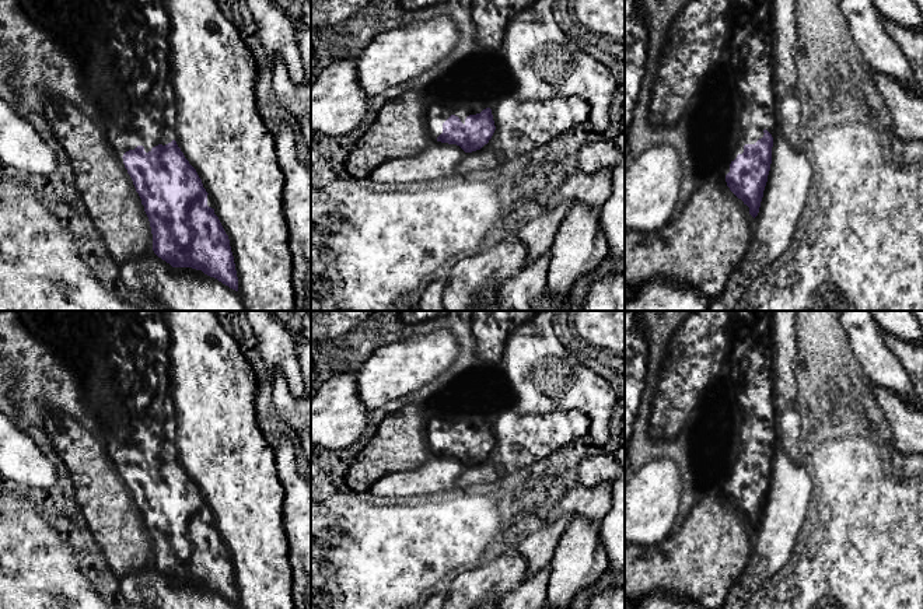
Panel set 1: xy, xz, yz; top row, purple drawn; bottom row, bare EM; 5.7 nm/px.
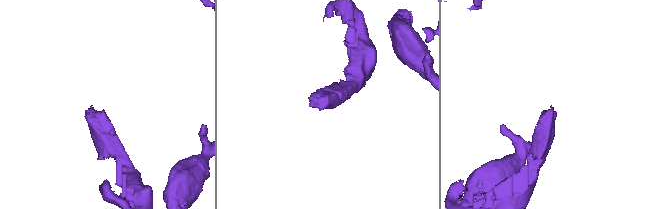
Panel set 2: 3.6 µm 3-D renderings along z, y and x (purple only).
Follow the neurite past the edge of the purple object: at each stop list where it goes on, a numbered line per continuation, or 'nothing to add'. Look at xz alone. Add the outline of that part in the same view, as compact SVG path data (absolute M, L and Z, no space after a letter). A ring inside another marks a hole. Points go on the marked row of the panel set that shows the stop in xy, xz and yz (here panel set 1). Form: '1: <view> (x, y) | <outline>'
1: xz (436, 115) | M429 106L427 109L427 129L433 139L437 141L437 137L443 133L443 123L451 116L455 115L465 125L465 119L469 115L480 113L482 111L475 111L471 108L458 108L458 109L447 109L443 106Z

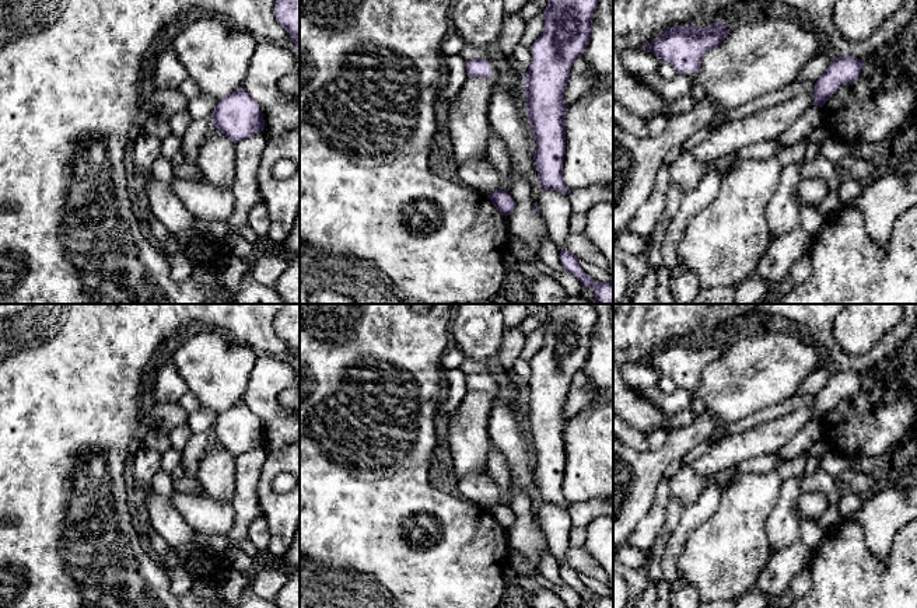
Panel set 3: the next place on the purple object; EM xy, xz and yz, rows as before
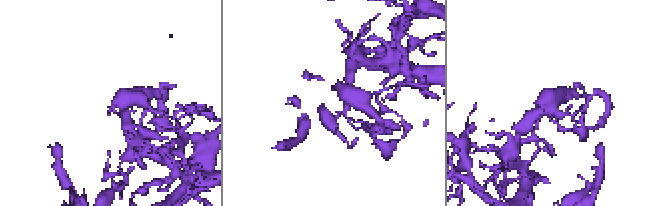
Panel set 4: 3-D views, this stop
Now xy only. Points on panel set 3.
nothing to add

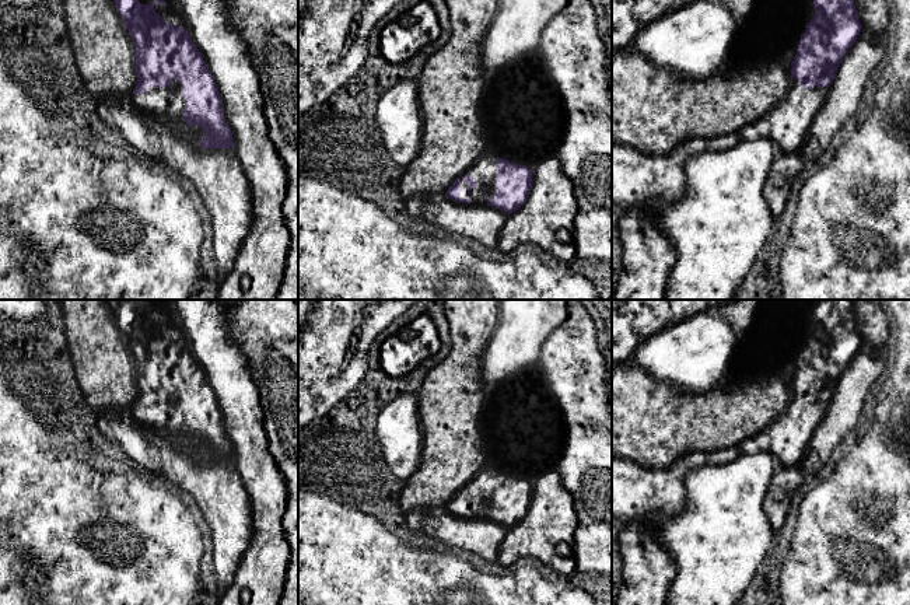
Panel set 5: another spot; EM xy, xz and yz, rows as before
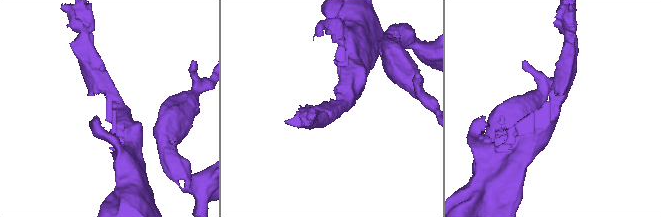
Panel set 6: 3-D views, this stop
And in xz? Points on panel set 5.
1: xz (483, 168) | M483 154L458 176L462 179L469 174L477 181L477 186L472 189L472 204L487 204L496 192L496 158L494 155Z

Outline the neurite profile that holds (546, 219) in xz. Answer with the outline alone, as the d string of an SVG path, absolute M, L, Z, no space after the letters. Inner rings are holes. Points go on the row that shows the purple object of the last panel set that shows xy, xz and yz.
M553 155L532 171L532 188L525 203L500 231L498 249L511 252L535 244L563 262L575 258L574 220L578 202L574 185Z

